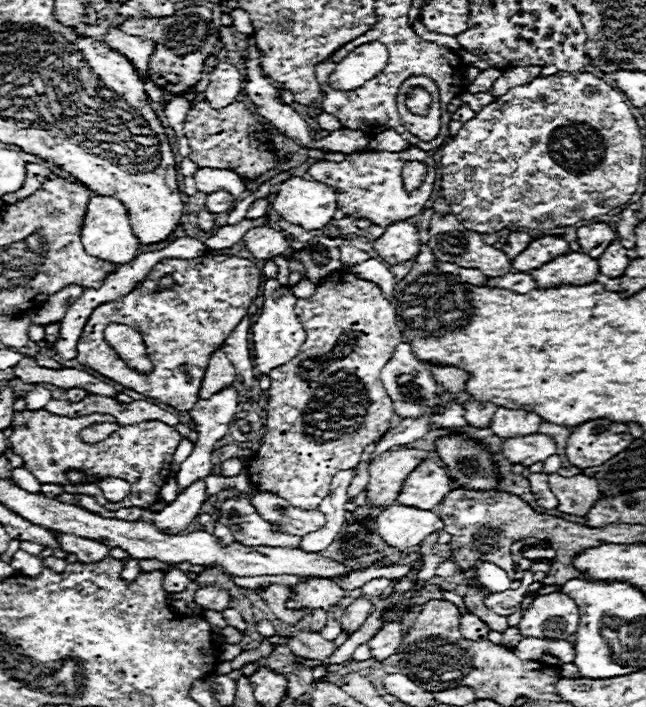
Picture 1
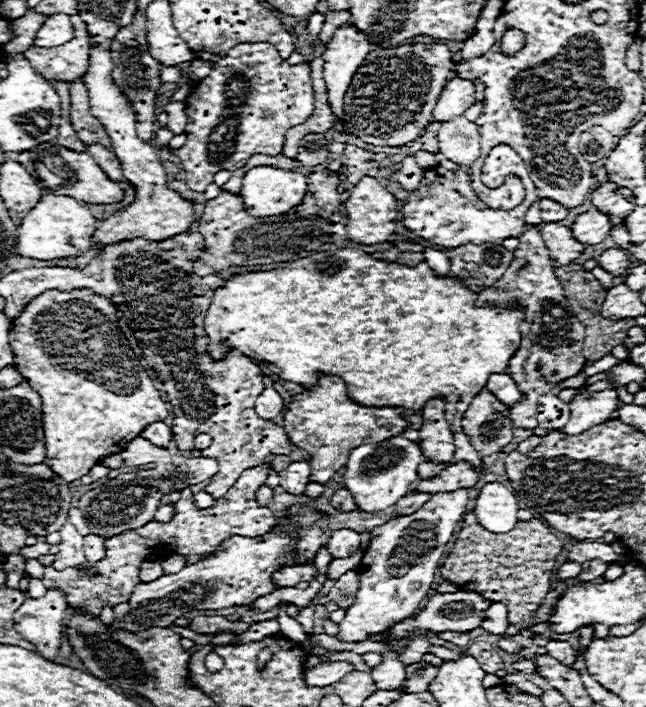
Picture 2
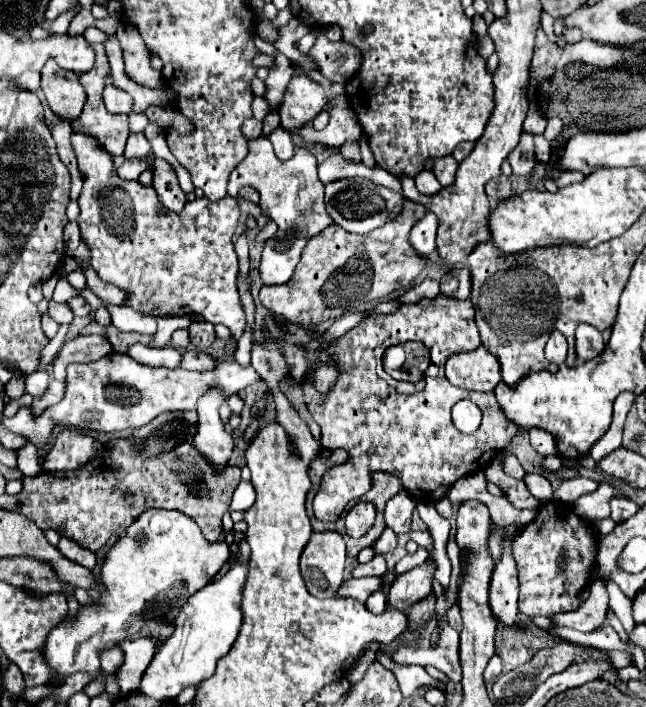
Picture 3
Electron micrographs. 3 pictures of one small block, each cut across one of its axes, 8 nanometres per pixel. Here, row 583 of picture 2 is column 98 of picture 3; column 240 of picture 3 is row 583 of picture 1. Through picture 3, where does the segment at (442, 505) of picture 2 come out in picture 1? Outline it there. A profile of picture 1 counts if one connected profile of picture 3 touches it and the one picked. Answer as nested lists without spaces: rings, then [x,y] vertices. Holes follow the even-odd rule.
[[[374,578],[362,586],[362,592],[370,594],[370,596],[380,596],[388,586],[390,586],[388,578]]]

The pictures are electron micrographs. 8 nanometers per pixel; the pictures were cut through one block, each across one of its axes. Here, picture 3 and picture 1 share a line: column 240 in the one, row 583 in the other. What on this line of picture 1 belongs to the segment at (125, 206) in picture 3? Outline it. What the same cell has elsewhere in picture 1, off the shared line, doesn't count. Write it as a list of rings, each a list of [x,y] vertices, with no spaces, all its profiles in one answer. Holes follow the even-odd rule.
[[[312,578],[310,582],[298,584],[294,588],[300,592],[294,596],[290,606],[304,606],[310,610],[316,610],[316,608],[330,610],[330,606],[340,606],[340,602],[344,598],[344,590],[338,584],[334,584],[332,580]]]

